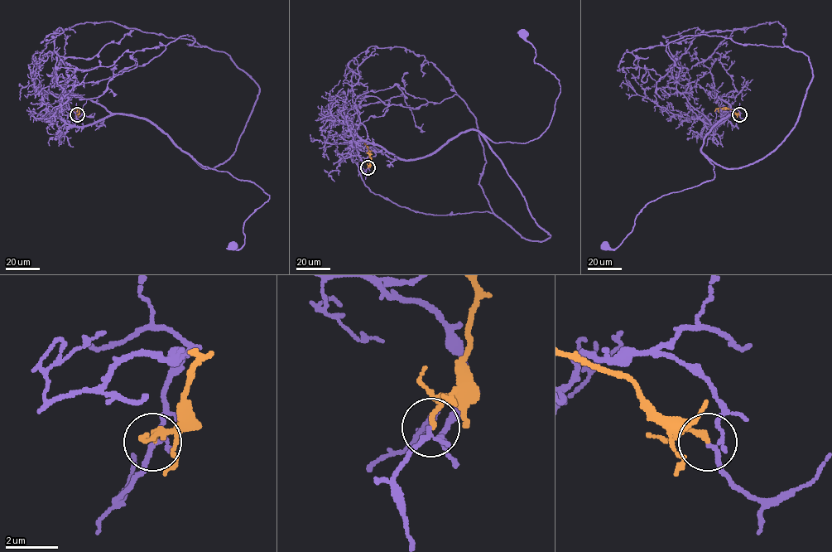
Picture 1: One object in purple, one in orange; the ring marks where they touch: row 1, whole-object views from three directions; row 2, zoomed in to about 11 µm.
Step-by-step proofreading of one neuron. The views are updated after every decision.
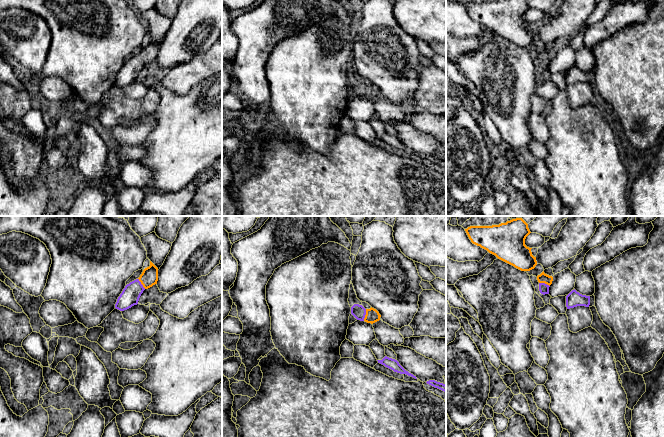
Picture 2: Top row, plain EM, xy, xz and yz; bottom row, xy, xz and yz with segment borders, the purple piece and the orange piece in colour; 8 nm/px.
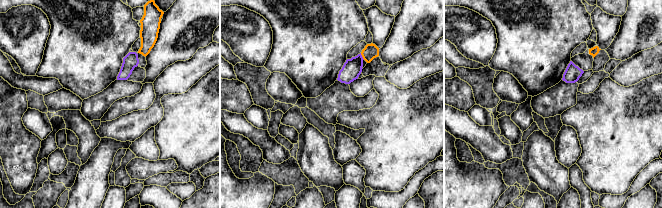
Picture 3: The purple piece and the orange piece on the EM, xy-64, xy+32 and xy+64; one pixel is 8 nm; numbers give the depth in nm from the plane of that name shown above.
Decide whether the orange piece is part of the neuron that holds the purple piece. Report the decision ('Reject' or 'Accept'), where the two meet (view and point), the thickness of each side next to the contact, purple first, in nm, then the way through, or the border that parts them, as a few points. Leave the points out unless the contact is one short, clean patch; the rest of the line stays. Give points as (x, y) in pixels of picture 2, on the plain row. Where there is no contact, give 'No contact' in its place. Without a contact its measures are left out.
Accept. Touches purple at xz (365, 90). Thickness 110 nm (purple) against 110 nm. Path across: xz (358, 87), (365, 90), (372, 91)

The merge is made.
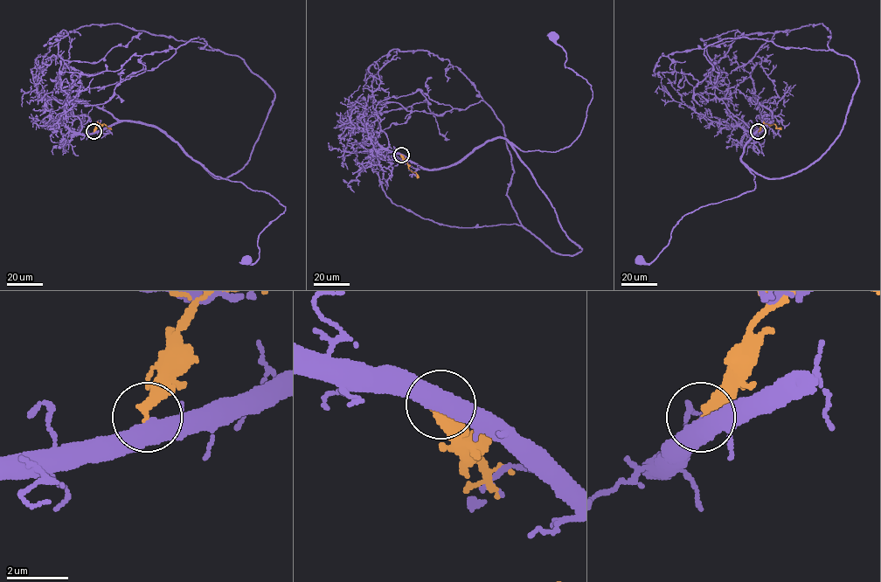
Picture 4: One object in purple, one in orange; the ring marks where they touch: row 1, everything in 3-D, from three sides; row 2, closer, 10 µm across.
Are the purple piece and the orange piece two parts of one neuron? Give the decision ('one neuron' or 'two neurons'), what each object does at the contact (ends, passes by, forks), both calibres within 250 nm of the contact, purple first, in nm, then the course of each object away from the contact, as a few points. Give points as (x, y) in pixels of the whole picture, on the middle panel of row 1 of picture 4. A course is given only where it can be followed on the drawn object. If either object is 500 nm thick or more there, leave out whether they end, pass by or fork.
two neurons; calibres 550 and 320 nm; course purple (401, 154), (442, 169), (499, 137), (523, 151), (568, 147), (593, 91), (565, 66), (555, 35); course orange (401, 154), (418, 177)

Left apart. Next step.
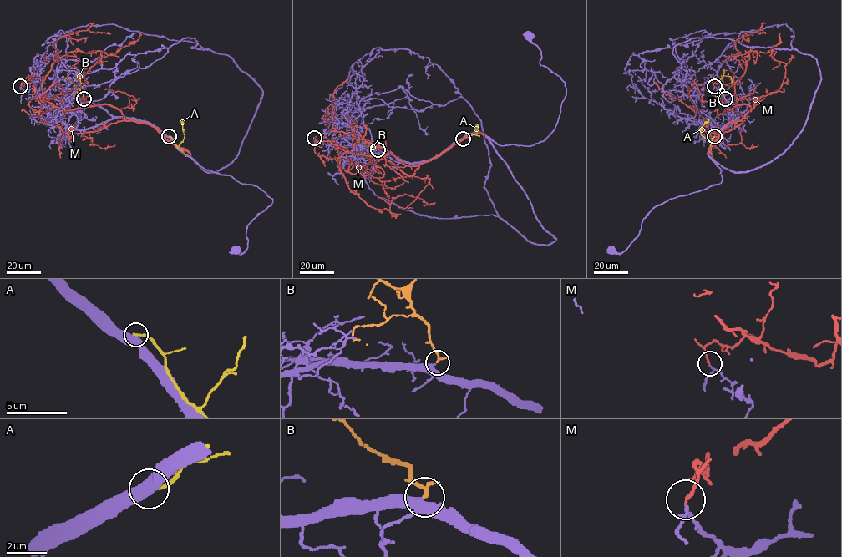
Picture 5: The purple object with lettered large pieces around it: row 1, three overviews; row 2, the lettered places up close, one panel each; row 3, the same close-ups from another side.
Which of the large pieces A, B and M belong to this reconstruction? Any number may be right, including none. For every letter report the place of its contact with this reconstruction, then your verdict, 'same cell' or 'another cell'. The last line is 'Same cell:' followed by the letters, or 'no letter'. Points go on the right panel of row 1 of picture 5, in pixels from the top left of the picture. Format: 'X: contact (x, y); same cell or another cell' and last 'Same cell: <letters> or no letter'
A: contact (714, 136); another cell
B: contact (725, 98); same cell
M: contact (714, 86); another cell
Same cell: B

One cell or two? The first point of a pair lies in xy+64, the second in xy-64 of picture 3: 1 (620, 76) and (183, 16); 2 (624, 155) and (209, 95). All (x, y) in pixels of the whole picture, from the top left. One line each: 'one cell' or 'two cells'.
1: two cells
2: one cell

